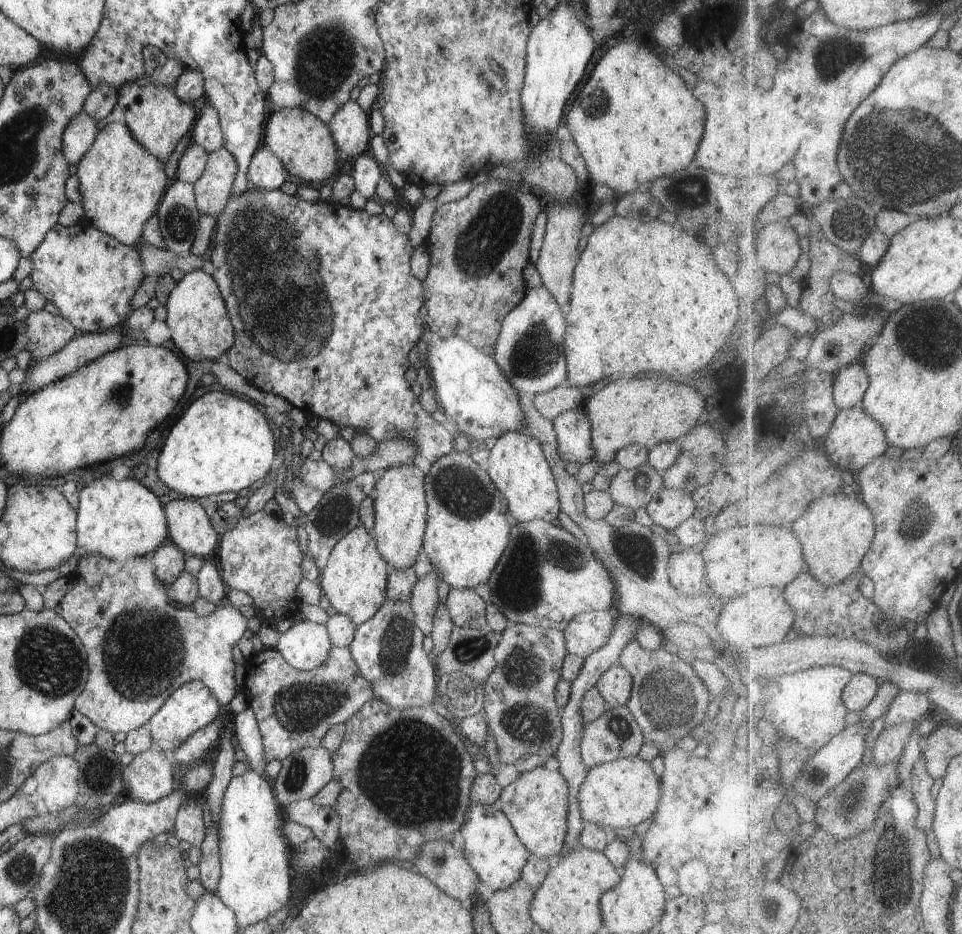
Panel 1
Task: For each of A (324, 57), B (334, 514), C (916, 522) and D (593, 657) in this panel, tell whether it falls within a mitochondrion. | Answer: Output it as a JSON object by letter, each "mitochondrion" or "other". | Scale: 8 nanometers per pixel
{"A":"mitochondrion","B":"mitochondrion","C":"mitochondrion","D":"other"}

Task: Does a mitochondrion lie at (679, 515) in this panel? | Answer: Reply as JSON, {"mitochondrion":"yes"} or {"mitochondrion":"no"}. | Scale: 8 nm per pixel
{"mitochondrion":"no"}

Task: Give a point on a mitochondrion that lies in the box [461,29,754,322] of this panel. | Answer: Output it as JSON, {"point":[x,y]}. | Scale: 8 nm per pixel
{"point":[688,190]}

